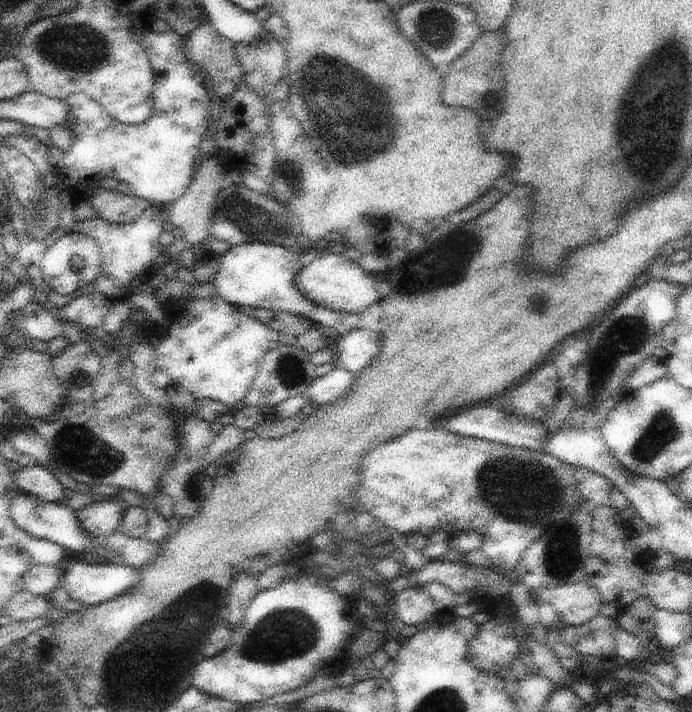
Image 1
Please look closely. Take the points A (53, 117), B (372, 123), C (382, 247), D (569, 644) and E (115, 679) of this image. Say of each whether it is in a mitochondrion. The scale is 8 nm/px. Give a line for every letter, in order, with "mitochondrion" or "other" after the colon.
A: other
B: mitochondrion
C: other
D: other
E: other

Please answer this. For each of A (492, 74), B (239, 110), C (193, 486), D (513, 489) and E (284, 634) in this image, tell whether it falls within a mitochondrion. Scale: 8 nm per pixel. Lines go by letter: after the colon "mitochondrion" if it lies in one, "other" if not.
A: other
B: other
C: mitochondrion
D: mitochondrion
E: mitochondrion

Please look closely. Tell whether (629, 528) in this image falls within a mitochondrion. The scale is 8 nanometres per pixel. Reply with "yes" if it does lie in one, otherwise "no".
no

